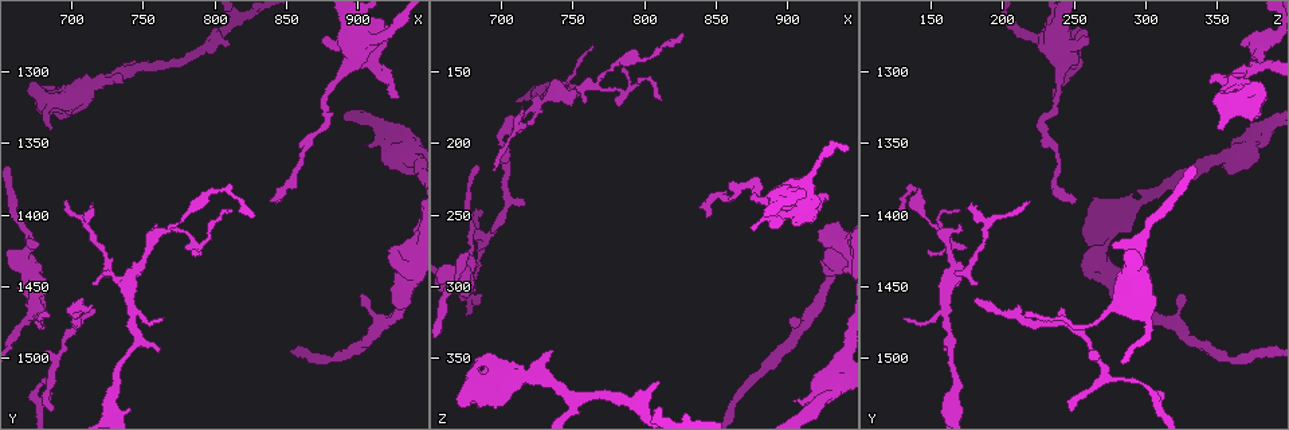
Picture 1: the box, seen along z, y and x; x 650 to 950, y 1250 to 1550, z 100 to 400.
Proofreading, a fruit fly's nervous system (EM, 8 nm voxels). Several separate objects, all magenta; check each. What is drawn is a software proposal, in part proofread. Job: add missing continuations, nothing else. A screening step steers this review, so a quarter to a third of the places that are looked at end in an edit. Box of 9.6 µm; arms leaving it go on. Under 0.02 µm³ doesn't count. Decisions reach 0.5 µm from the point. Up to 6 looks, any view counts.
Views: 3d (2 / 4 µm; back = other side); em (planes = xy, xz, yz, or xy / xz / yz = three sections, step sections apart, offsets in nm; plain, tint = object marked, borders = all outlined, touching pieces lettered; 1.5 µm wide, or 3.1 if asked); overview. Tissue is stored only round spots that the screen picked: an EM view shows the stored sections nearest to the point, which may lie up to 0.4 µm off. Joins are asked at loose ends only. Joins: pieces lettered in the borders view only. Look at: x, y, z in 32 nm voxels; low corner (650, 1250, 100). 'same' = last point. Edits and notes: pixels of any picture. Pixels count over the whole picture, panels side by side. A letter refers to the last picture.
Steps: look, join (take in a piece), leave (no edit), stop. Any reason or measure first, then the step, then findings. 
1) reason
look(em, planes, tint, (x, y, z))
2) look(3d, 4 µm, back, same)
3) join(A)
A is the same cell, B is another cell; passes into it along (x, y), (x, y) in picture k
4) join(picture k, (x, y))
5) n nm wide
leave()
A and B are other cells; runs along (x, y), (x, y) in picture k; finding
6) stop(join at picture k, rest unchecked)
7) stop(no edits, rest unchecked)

an open end
look(em, xy, step 8, borders, (674, 1418, 278))

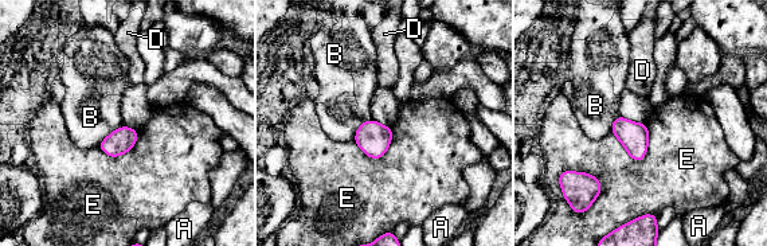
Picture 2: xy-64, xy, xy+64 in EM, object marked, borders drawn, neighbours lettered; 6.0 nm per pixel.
leave()
A, B, D and E are other cells; border along (122, 124), (97, 145) in picture 2; no lettered piece goes on from it

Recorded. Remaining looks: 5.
an open end
look(em, xy, step 4, borders, (718, 1466, 242))

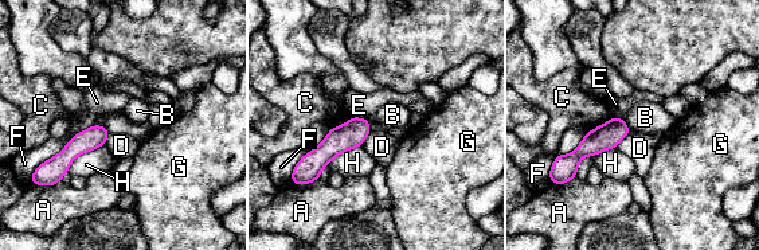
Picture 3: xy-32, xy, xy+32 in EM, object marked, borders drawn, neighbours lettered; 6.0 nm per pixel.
F touches over 500 nm
leave()
A, B, C, D, E, F, G and H are other cells; border along (621, 118), (630, 131) in picture 3; none of them fits

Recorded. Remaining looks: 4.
end of a long branch
look(em, xz, step 4, tint, (830, 1398, 124))

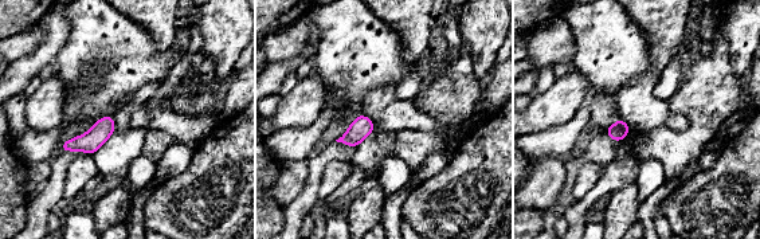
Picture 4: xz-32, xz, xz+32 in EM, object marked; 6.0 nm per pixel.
look(em, planes, borders, same)

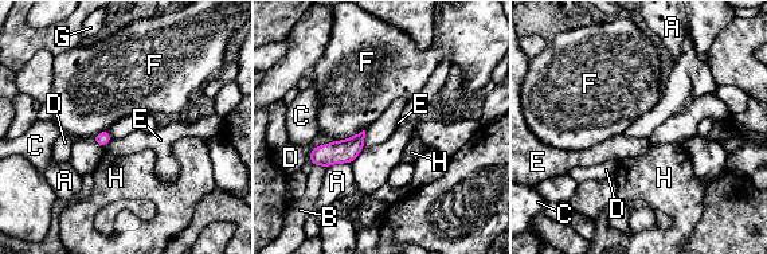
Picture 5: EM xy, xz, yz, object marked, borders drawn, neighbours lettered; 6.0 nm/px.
leave()
A, B, C, D, E, F, G and H are other cells; border along (364, 129), (336, 141) in picture 5; none of them fits

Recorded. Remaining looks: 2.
stop(no edits, rest unchecked)

